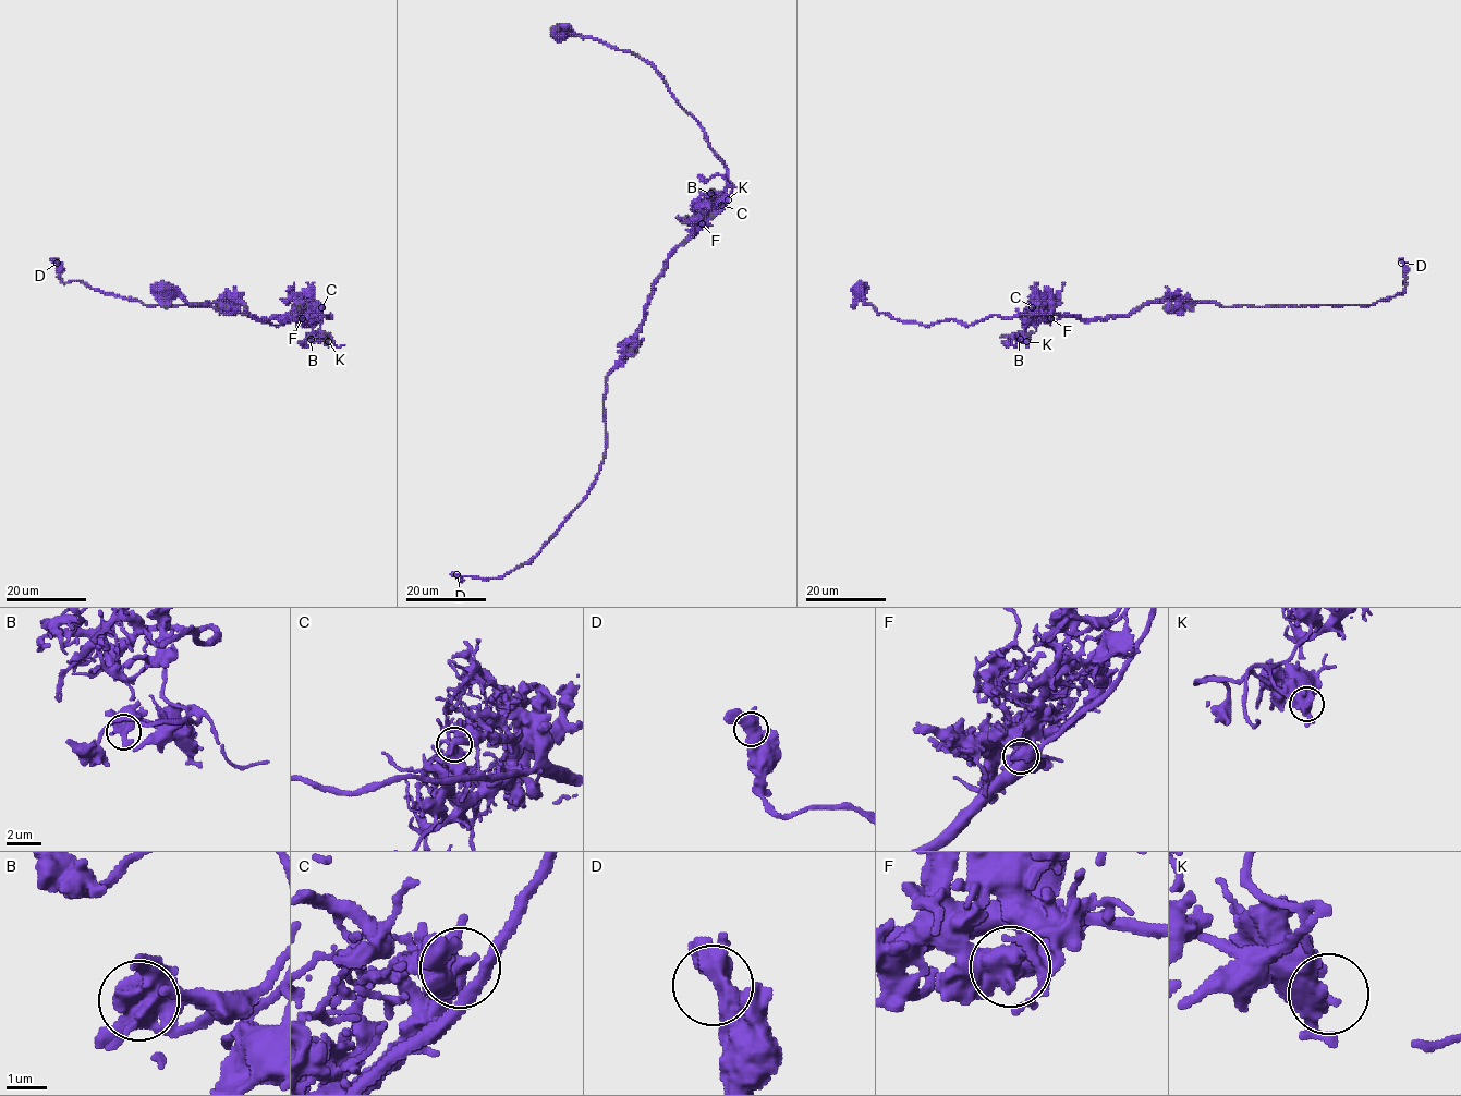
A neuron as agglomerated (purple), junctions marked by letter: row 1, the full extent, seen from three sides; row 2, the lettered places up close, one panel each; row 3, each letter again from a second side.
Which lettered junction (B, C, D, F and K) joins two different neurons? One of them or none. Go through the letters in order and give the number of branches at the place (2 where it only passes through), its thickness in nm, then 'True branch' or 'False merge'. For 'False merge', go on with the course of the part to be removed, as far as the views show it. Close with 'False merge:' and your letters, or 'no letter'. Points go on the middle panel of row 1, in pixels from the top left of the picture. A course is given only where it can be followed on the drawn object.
B: Branches: 3. Thickness 440 nm. True branch
C: Branches: 3. Thickness 400 nm. False merge. Course of the part to remove: (721, 205), (719, 197), (728, 183), (719, 174), (706, 181), (697, 175)
D: Branches: 3. Thickness 480 nm. True branch
F: Branches: 3. Thickness 360 nm. True branch
K: Branches: 3. Thickness 340 nm. True branch
False merge: C

